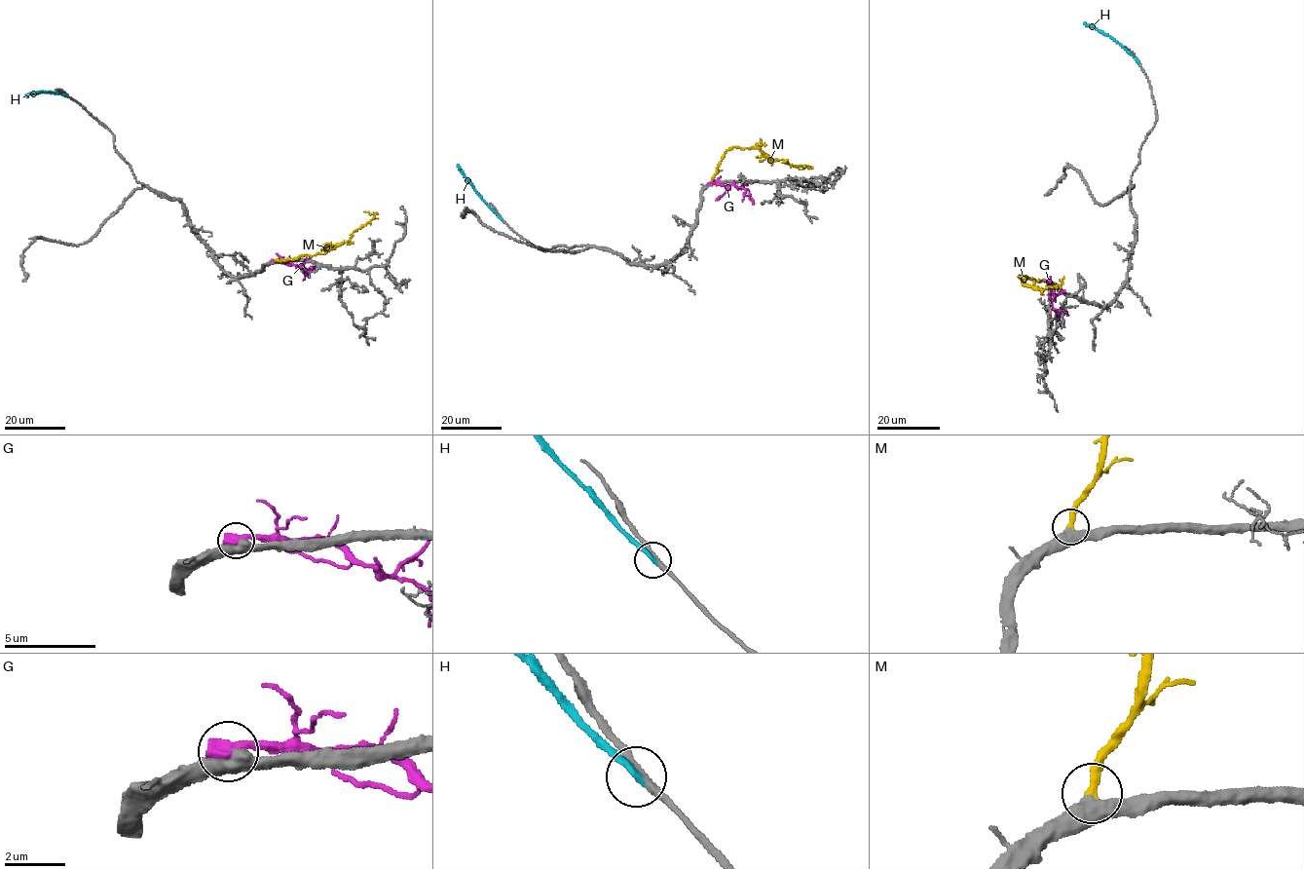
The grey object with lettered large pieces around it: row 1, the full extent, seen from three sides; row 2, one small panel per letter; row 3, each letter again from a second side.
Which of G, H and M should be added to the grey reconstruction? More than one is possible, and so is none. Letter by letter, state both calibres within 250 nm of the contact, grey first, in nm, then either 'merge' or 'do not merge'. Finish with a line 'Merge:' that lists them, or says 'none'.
G: calibres 550 and 480 nm; do not merge
H: calibres 280 and 280 nm; do not merge
M: calibres 480 and 280 nm; merge
Merge: M

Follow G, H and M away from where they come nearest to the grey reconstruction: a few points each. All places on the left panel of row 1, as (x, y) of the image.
G: (273, 261), (289, 261), (306, 270), (315, 266), (315, 269)
H: (66, 95), (42, 92), (24, 95)
M: (275, 261), (322, 254), (348, 242), (355, 231), (372, 220), (374, 216), (364, 211)

